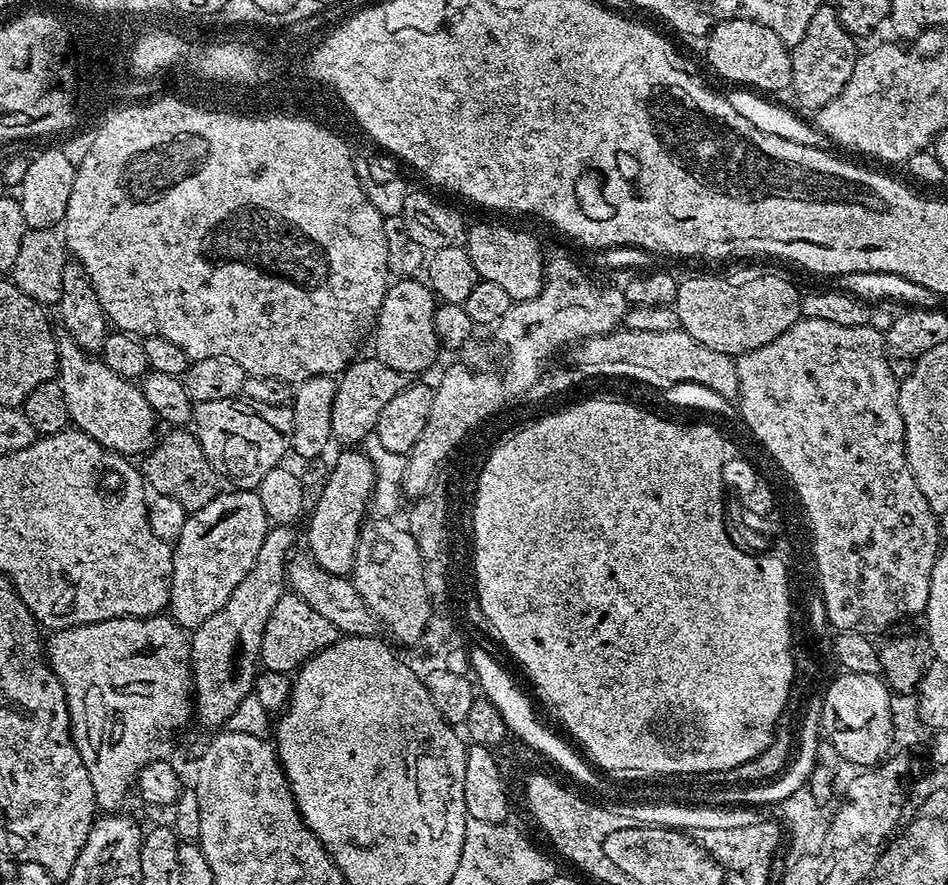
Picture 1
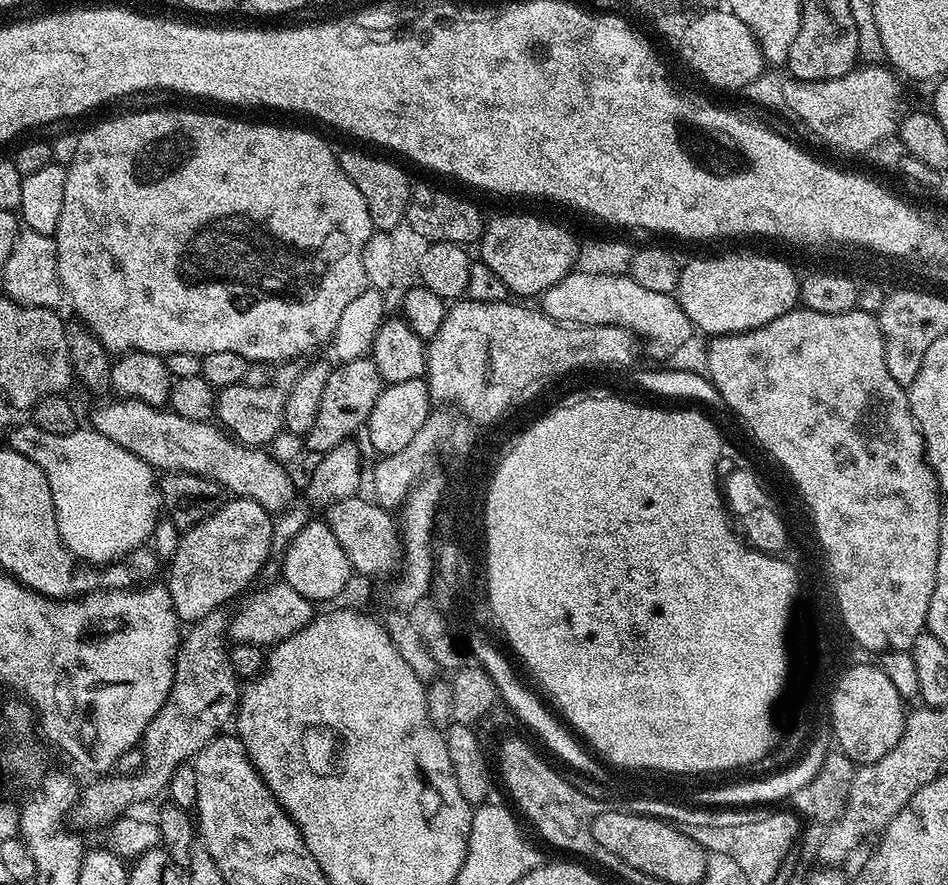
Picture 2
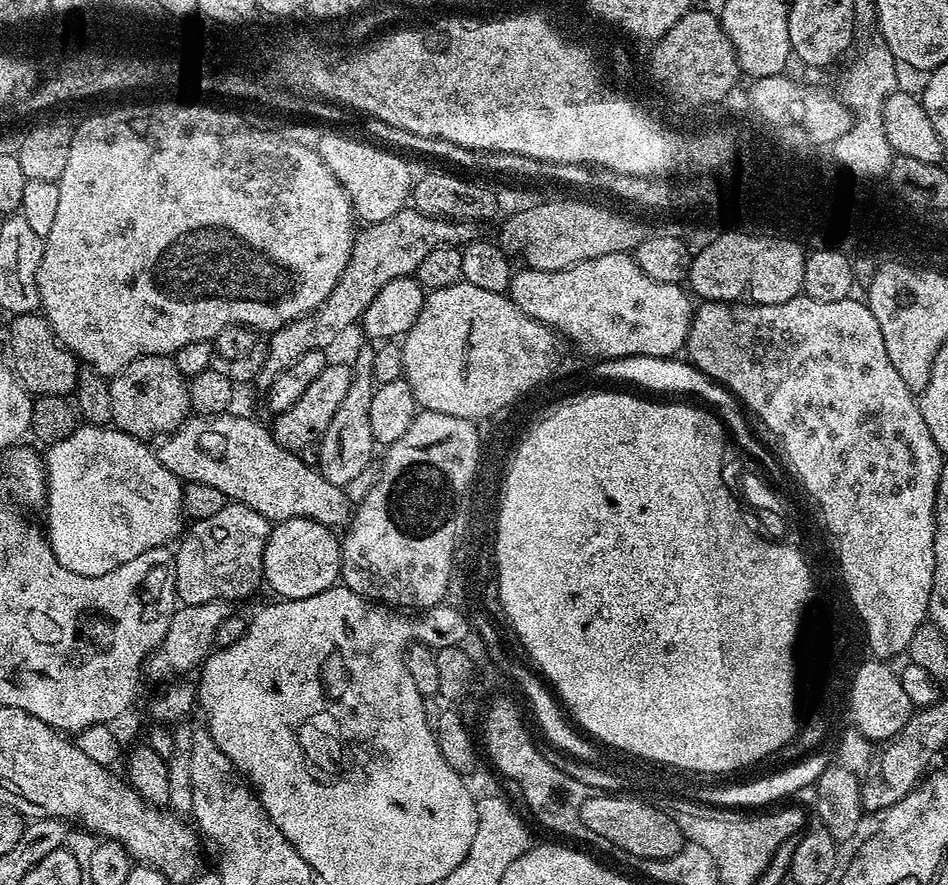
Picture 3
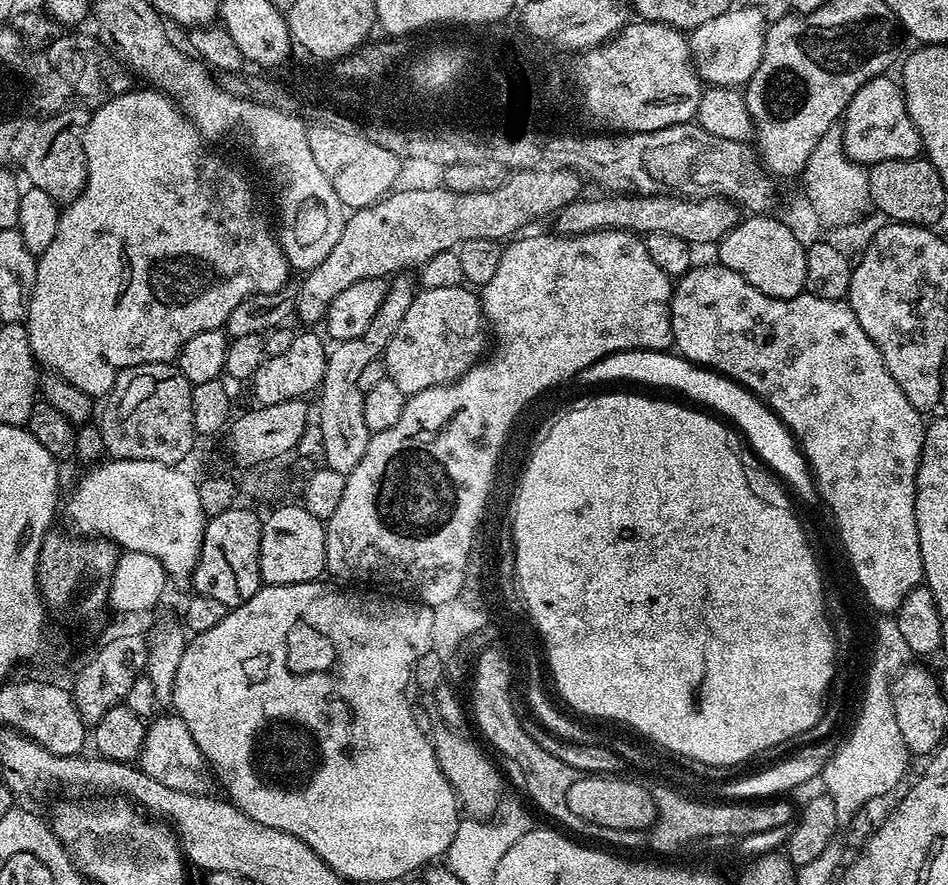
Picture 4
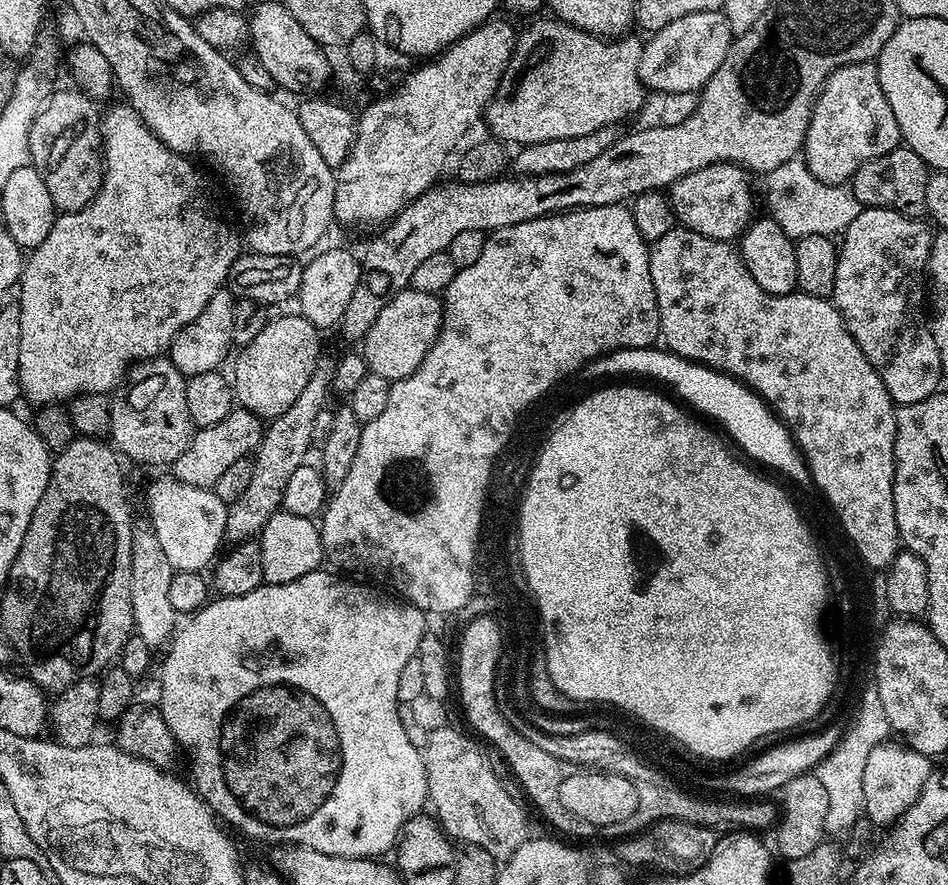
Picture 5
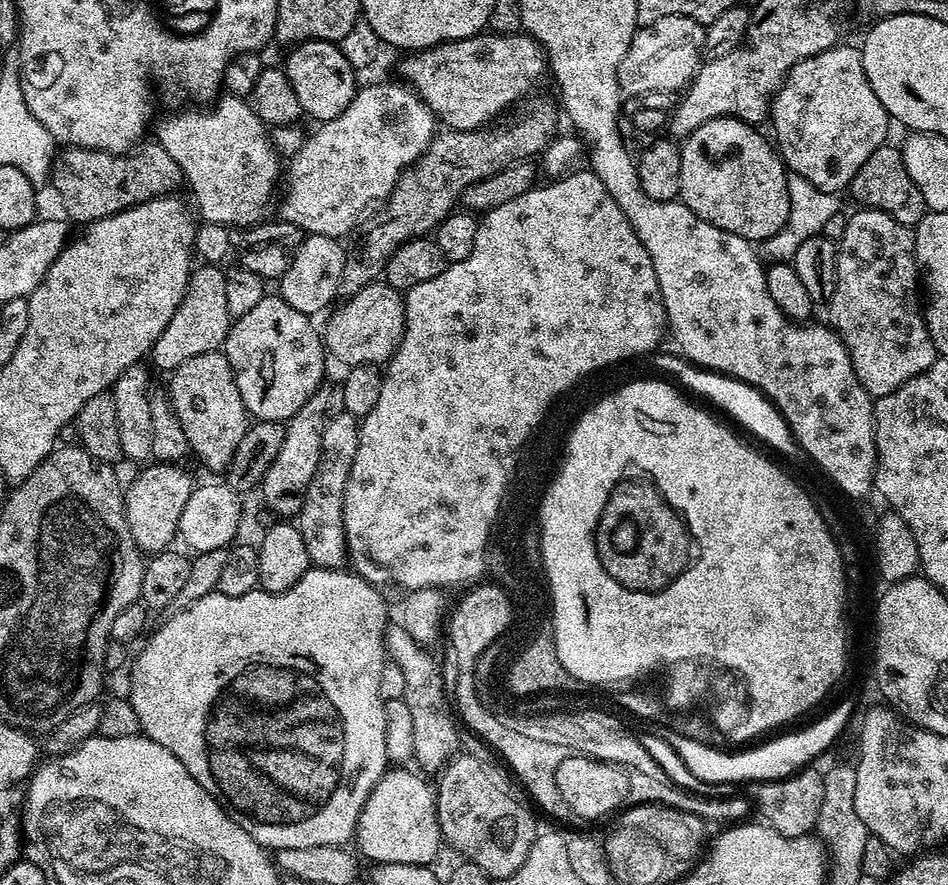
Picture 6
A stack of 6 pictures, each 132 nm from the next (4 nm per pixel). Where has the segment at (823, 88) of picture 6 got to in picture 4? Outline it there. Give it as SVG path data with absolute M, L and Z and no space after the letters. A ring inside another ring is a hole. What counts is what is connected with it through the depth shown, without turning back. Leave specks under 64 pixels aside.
M891 75L876 76L850 98L842 117L844 152L856 164L871 166L883 160L915 160L921 155L920 135L906 110L904 90Z

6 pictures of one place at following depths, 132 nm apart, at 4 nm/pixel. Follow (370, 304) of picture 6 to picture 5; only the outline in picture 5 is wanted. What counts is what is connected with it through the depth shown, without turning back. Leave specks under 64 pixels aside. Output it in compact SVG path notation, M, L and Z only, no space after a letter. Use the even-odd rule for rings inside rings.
M409 286L403 292L389 296L362 341L362 355L368 363L368 370L374 374L382 374L382 378L389 382L404 380L414 374L440 333L441 319L442 300L439 295L418 292Z

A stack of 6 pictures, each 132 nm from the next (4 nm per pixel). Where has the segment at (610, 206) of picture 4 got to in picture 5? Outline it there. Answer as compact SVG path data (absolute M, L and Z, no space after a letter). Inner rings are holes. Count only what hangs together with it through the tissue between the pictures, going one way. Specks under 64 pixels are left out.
M717 163L698 168L670 186L670 203L681 225L706 238L735 241L752 223L752 184L739 164Z

